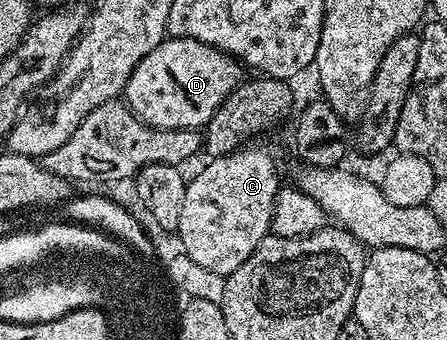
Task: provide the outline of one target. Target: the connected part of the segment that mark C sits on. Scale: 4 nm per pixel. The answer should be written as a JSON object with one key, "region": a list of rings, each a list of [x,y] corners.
{"region":[[[242,147],[225,157],[212,158],[205,163],[209,165],[203,166],[194,177],[188,178],[175,236],[181,240],[183,253],[207,271],[222,275],[234,273],[251,255],[251,251],[259,247],[261,240],[270,236],[271,215],[277,190],[282,188],[283,181],[277,178],[277,165],[267,150],[249,148]]]}

